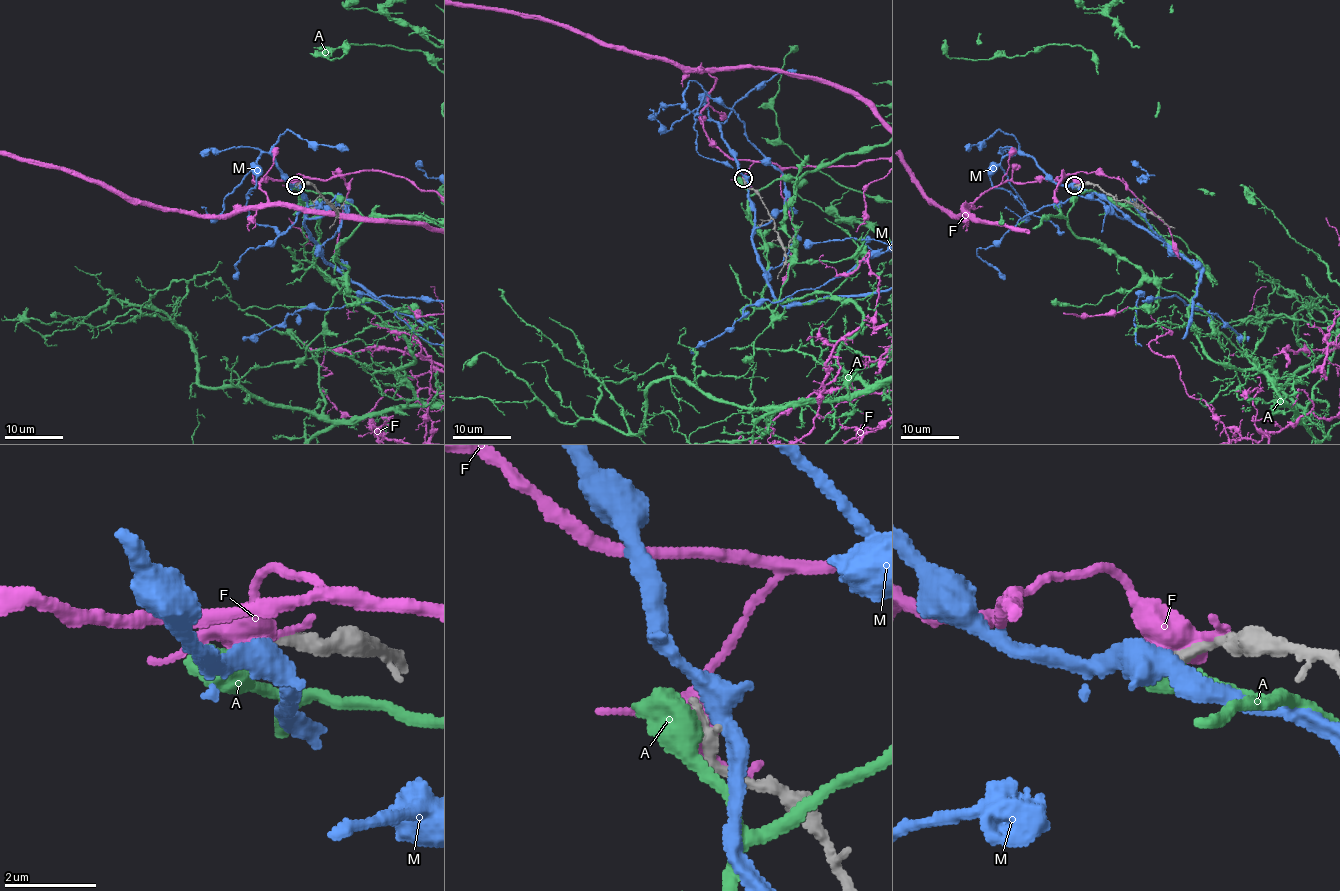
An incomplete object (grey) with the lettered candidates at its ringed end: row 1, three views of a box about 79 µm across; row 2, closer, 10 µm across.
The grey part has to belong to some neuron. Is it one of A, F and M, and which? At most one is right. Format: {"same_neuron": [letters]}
{"same_neuron": []}

